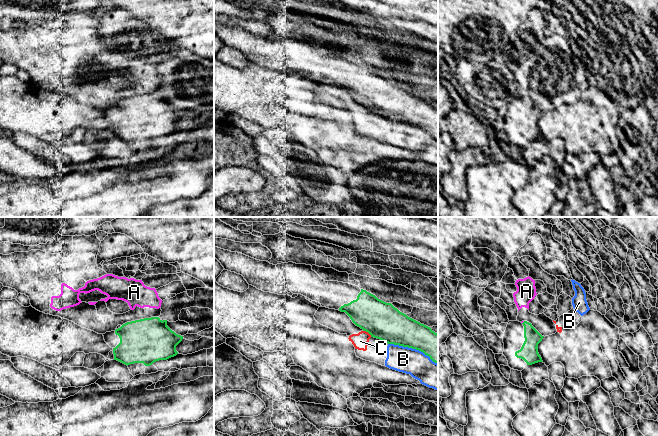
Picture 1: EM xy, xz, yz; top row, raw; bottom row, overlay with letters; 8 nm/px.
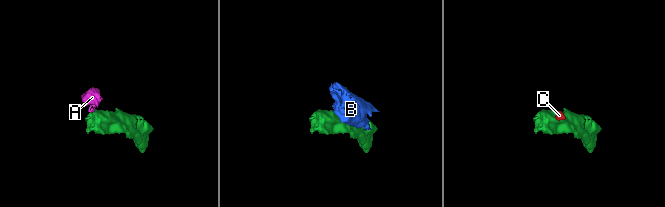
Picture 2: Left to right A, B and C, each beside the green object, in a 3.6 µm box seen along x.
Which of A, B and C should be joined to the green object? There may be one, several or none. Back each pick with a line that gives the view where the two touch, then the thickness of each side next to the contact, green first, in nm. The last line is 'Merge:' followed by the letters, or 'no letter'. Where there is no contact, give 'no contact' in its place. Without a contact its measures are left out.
Merge: no letter

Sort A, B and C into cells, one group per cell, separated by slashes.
A B C

